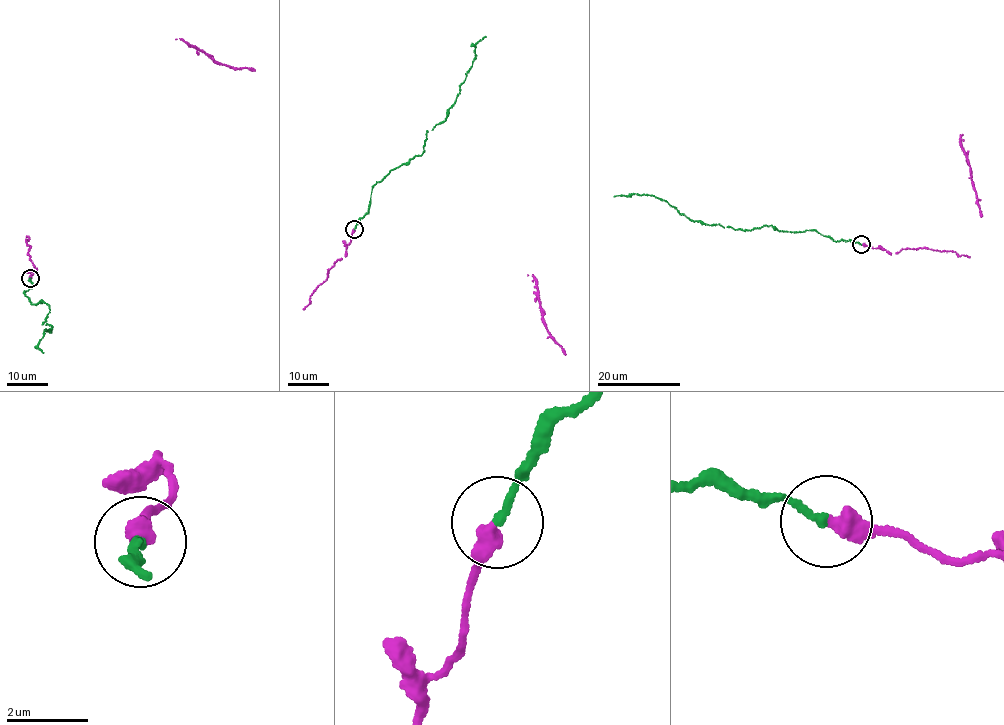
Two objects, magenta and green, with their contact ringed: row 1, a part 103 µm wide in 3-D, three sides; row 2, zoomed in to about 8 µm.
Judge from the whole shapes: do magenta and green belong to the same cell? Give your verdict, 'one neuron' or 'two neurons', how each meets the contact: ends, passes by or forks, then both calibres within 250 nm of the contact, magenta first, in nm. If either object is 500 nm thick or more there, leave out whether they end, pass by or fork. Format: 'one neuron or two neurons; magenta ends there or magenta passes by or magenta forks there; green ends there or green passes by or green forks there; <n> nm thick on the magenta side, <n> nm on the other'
one neuron; magenta ends there; green ends there; 440 nm thick on the magenta side, 170 nm on the other

